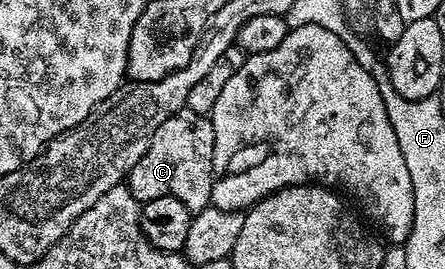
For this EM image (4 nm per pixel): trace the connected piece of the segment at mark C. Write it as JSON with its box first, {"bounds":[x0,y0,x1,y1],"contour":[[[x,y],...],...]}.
{"bounds":[125,109,215,212],"contour":[[[189,109],[178,110],[153,132],[145,156],[133,164],[125,184],[139,203],[152,202],[161,196],[173,196],[192,212],[211,206],[211,193],[215,183],[213,172],[213,148],[215,133],[208,115],[198,115]]]}

